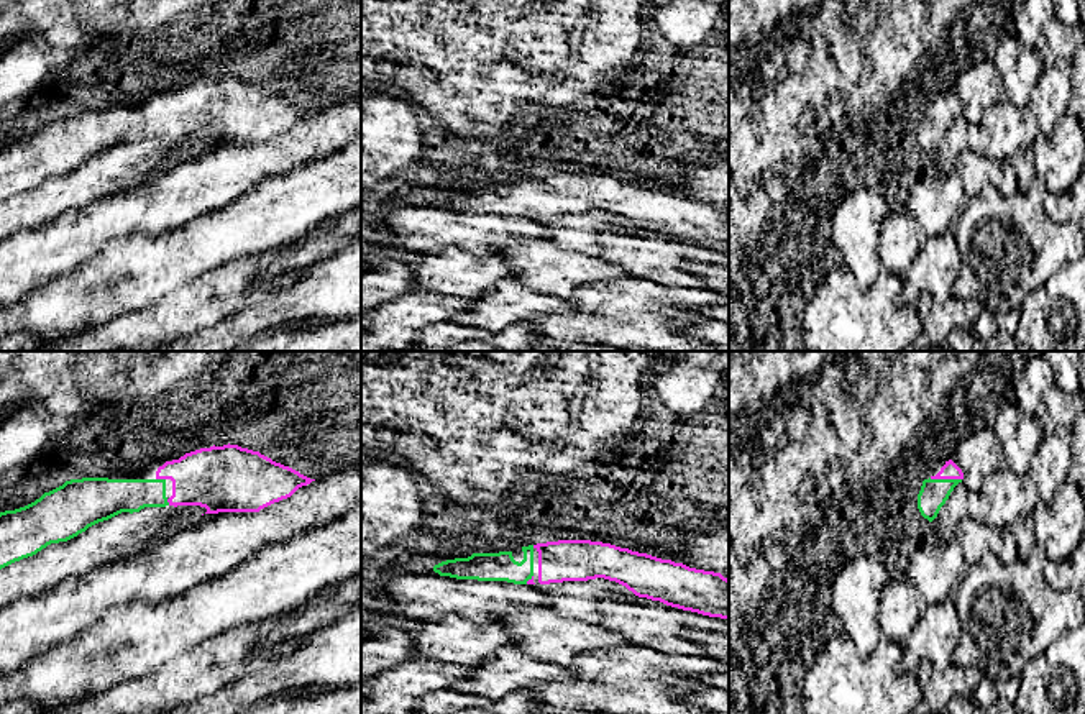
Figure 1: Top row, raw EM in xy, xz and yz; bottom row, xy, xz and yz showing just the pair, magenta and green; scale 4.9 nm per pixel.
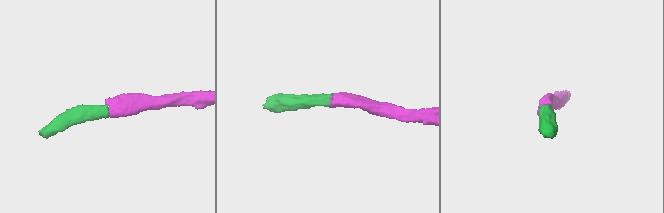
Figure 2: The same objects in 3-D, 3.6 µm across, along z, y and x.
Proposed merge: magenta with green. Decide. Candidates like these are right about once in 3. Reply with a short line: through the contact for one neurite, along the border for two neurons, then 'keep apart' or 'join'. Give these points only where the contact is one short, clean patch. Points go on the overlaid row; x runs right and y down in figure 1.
line yz (949, 470), (946, 478), (934, 493); join

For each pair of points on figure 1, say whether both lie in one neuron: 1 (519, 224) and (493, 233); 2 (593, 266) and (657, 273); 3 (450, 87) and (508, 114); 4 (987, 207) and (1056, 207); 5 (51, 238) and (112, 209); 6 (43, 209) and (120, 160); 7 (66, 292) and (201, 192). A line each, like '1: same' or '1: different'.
1: same
2: different
3: different
4: different
5: same
6: same
7: different

